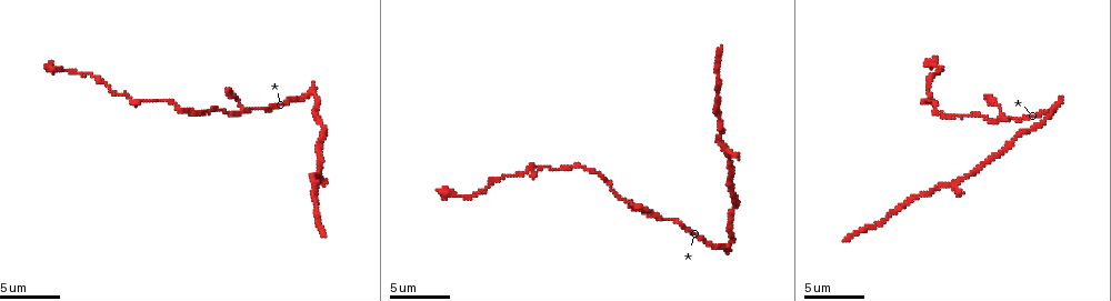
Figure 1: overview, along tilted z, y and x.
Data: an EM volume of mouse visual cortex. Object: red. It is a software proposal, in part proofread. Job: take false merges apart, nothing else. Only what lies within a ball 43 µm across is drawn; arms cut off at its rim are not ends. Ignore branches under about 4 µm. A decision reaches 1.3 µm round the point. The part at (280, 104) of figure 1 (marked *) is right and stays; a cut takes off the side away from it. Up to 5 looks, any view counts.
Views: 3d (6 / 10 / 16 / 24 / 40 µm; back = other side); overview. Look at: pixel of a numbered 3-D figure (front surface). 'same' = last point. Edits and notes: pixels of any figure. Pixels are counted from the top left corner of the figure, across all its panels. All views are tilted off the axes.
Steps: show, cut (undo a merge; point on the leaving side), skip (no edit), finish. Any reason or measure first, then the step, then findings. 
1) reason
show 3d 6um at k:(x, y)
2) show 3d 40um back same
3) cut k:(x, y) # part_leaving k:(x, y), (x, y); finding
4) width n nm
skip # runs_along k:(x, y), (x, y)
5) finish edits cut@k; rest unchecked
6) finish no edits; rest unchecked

thick turns thin
show 3d 6um at 1:(641, 210)

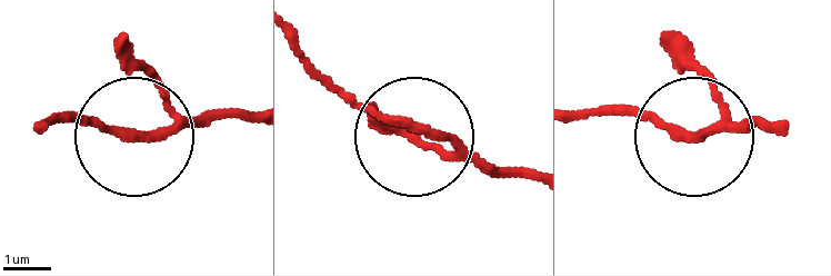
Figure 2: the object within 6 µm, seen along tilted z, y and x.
width 180 nm
skip # runs_along 2:(249, 115), (156, 130), (60, 122); one neuron here

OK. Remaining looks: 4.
calibre changes
show 3d 10um at 1:(544, 167)

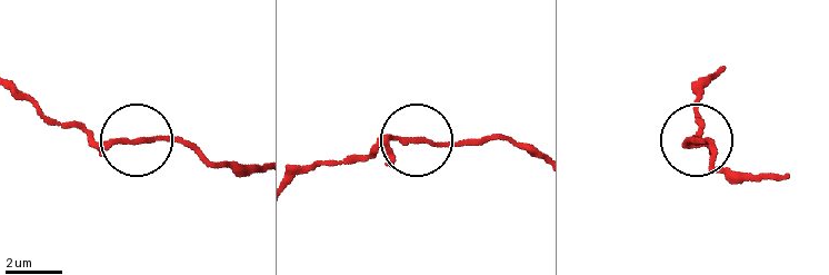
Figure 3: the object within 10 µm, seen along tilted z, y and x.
skip # continuous, no second neuron

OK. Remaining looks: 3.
thick turns thin
show 3d 16um at 1:(465, 196)

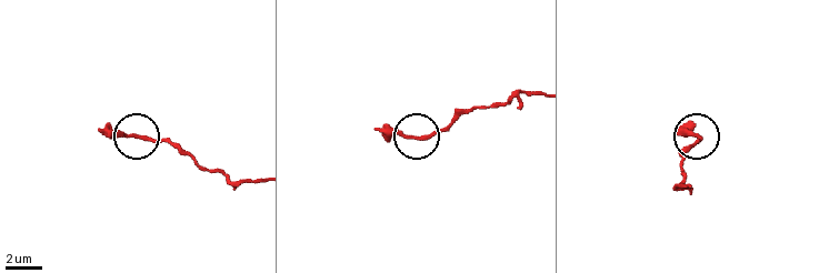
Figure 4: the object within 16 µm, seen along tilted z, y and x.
from behind
show 3d 16um back at 4:(138, 136)

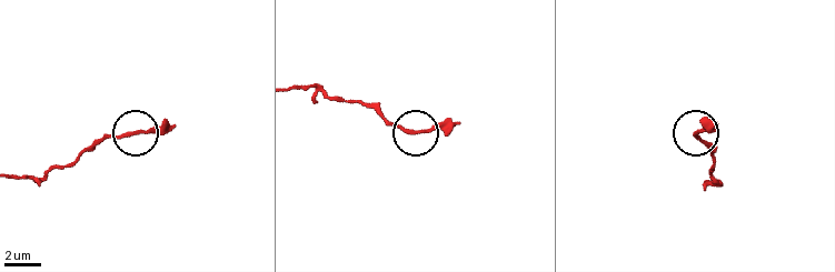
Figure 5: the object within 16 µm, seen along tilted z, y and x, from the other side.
skip # runs_along 5:(294, 88), (359, 101), (414, 130), (457, 123); one neuron here

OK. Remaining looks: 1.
finish no edits; rest unchecked

